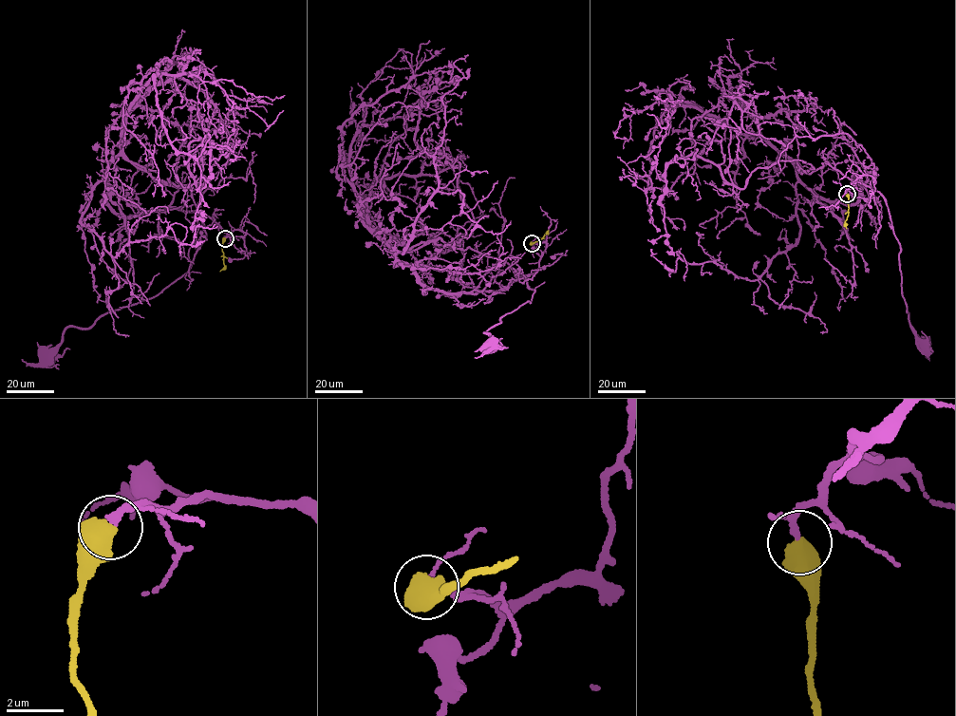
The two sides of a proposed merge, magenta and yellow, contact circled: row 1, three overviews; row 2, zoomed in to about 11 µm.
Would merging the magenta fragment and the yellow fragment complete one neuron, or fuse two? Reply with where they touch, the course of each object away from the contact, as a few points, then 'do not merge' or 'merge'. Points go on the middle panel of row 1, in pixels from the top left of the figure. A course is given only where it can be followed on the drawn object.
place (532, 243); course magenta (532, 243), (536, 271), (475, 293), (393, 255), (432, 242), (524, 275), (532, 299), (485, 331), (491, 349); course yellow (532, 243), (546, 234); merge

